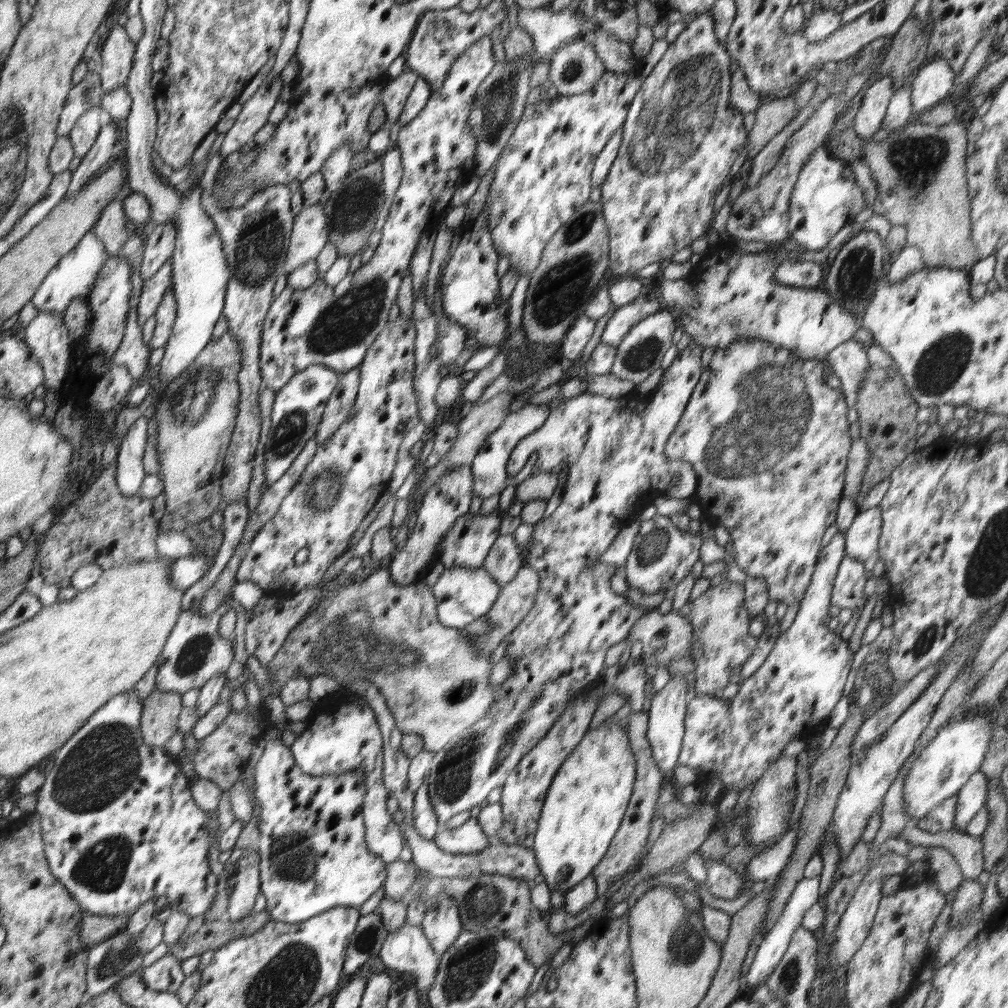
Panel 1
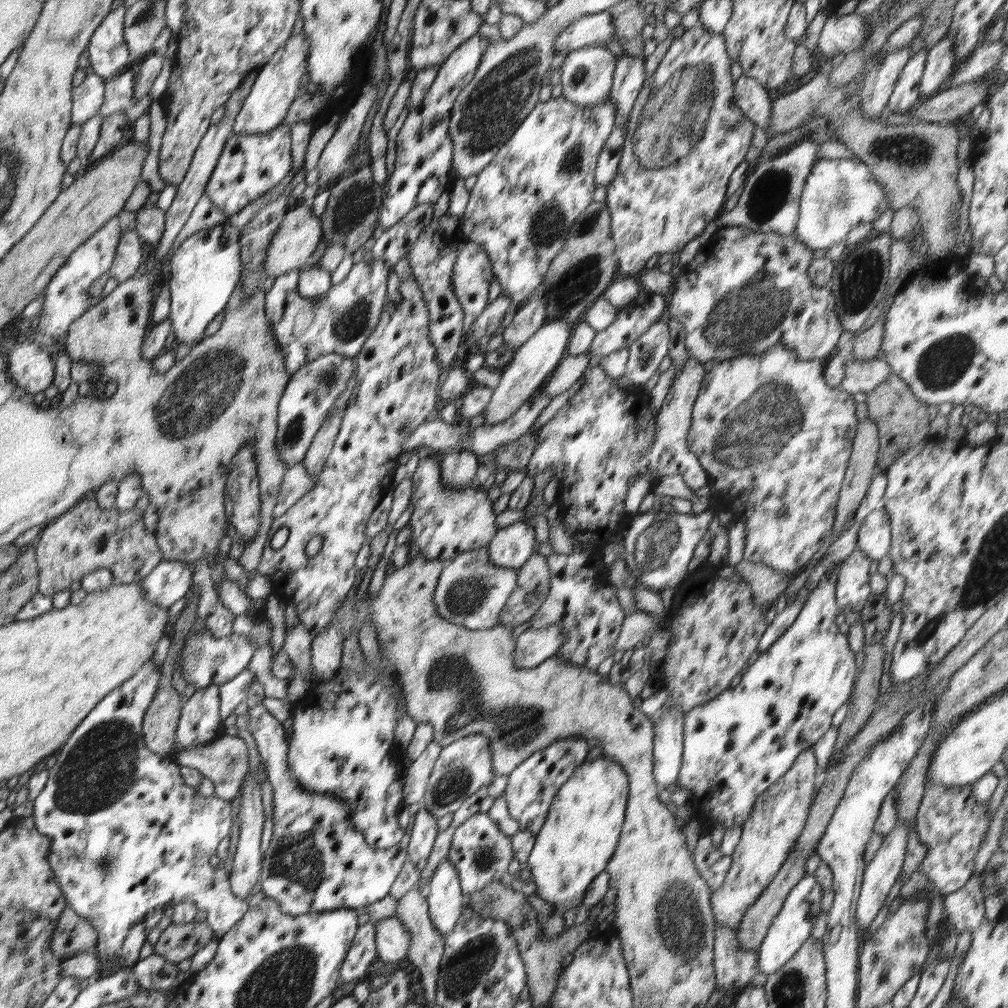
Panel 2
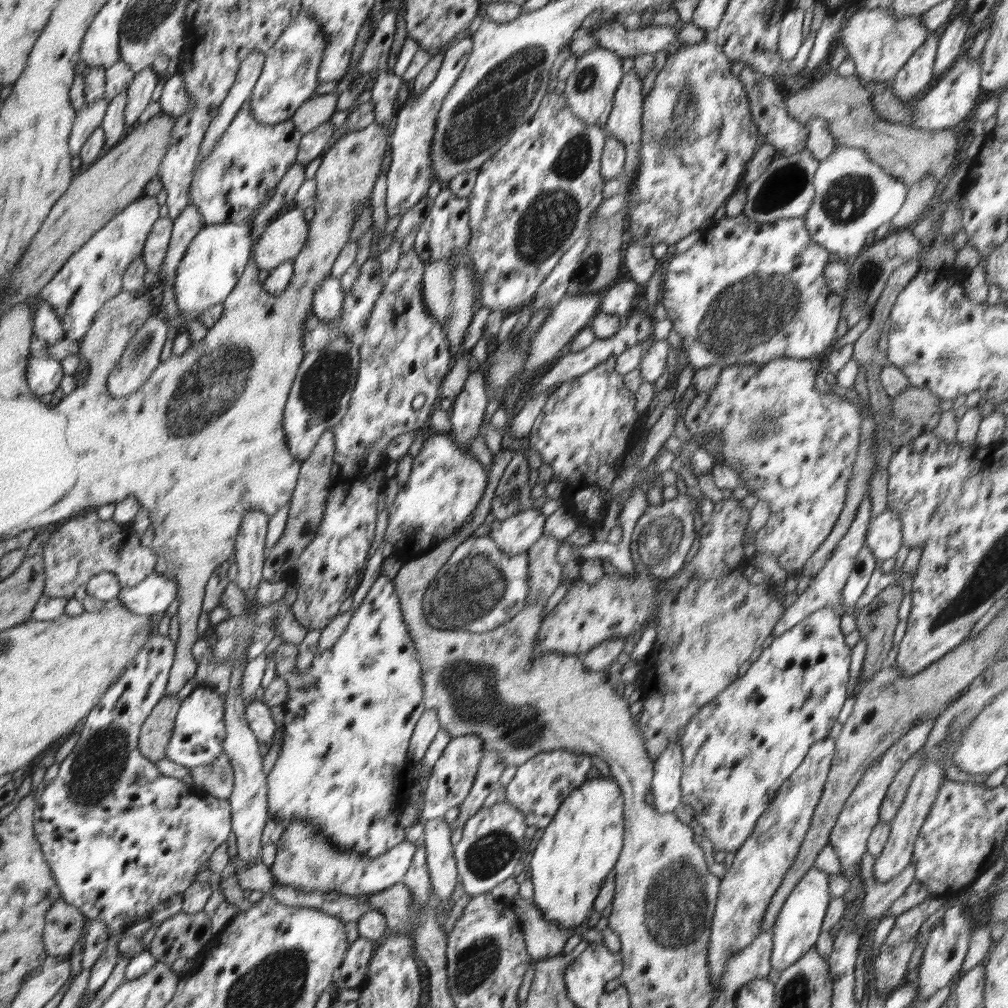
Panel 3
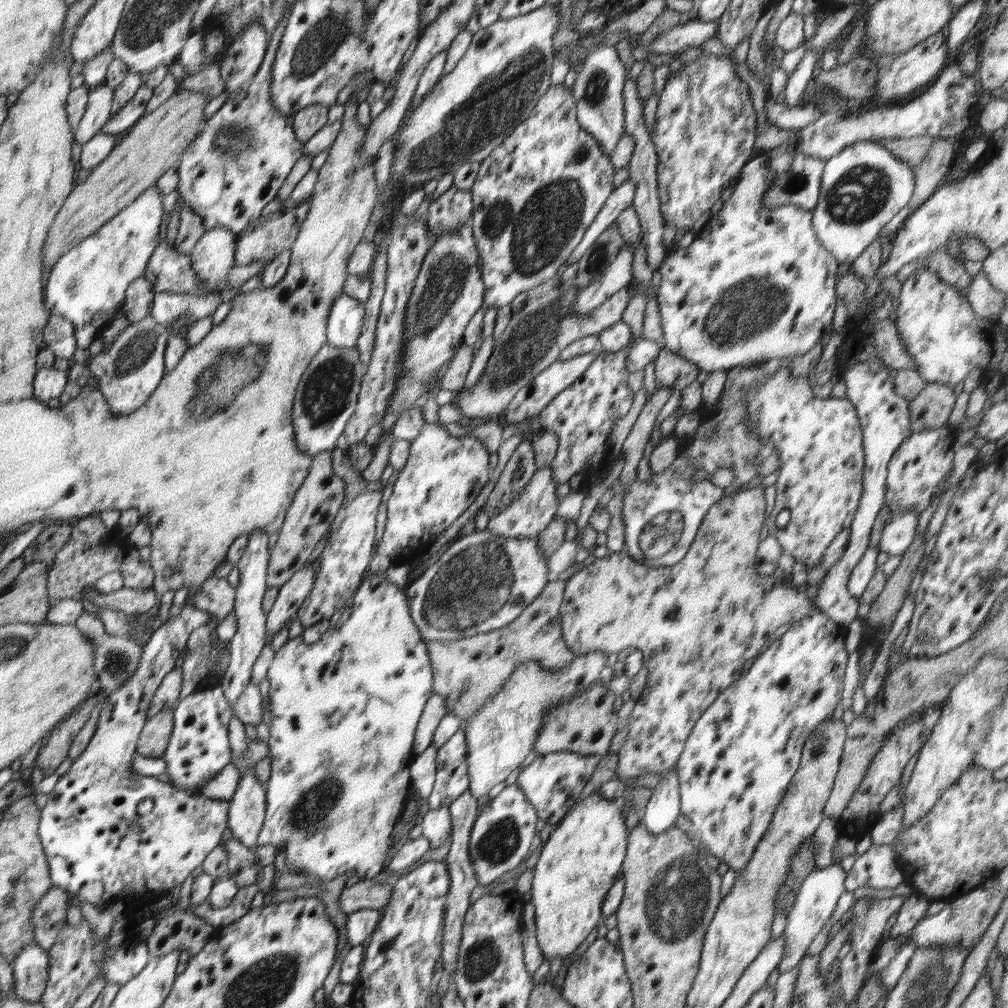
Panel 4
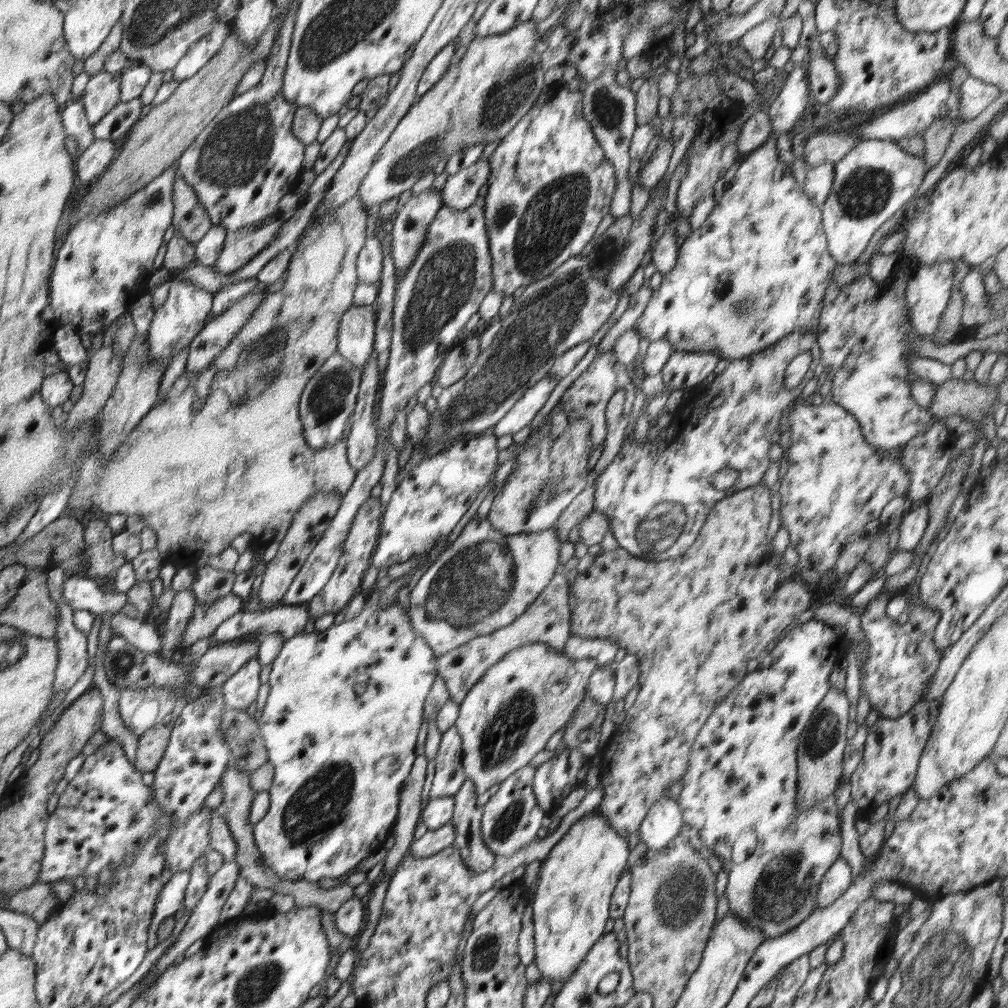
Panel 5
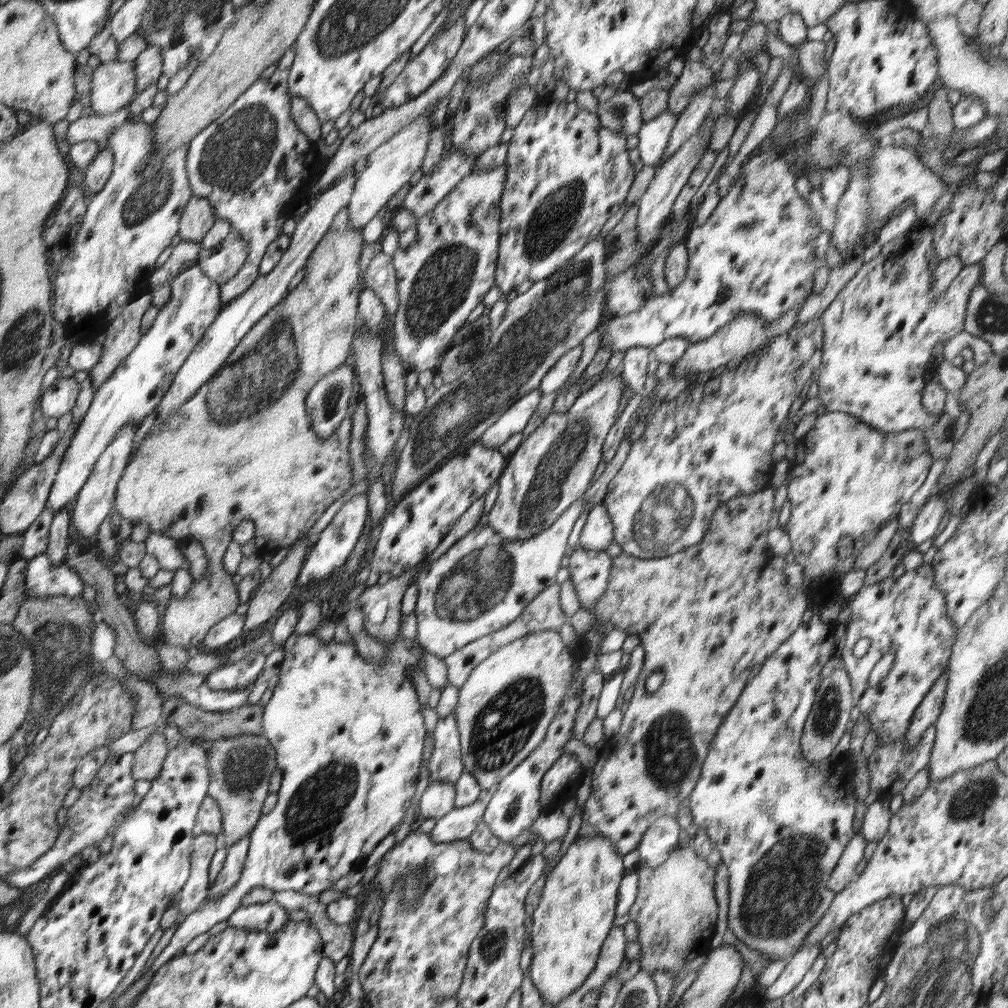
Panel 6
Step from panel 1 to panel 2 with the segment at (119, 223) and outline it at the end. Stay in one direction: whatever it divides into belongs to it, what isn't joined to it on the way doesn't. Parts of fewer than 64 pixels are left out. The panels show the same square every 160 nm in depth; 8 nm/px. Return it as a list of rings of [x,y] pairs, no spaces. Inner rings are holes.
[[[128,229],[120,237],[109,273],[119,282],[126,282],[135,276],[140,264],[142,264],[140,236],[135,229]]]

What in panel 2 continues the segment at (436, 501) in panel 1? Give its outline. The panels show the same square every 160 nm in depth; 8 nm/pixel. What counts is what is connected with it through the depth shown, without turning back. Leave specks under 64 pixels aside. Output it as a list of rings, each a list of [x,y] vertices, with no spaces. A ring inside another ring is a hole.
[[[469,450],[449,452],[441,460],[441,483],[447,488],[465,488],[472,483],[481,456]]]

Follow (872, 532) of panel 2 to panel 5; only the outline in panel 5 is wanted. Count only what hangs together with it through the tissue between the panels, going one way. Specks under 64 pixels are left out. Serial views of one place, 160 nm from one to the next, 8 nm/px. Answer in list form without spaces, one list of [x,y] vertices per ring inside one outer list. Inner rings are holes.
[[[926,503],[917,504],[910,513],[903,516],[899,525],[899,538],[896,551],[912,551],[919,543],[928,524],[929,508]]]

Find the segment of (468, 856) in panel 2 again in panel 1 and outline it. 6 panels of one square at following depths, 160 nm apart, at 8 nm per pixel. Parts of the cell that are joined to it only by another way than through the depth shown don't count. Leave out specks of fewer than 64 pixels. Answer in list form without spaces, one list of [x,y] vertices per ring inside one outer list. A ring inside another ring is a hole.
[[[470,817],[459,828],[440,829],[438,834],[433,836],[433,841],[444,852],[471,855],[472,853],[481,853],[489,847],[487,837],[478,823],[478,818]]]

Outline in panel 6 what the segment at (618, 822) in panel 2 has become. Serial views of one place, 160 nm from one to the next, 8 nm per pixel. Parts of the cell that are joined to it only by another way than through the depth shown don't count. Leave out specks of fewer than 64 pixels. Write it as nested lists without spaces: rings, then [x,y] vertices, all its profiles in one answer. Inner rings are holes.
[[[600,836],[576,838],[566,850],[566,854],[547,875],[542,899],[531,915],[533,920],[530,940],[532,960],[529,976],[546,1004],[554,1006],[561,1003],[566,996],[570,996],[577,988],[580,988],[592,972],[602,943],[609,930],[612,930],[612,922],[617,917],[615,908],[618,890],[625,870],[622,858],[623,856],[616,852],[612,841],[608,838],[600,838]]]

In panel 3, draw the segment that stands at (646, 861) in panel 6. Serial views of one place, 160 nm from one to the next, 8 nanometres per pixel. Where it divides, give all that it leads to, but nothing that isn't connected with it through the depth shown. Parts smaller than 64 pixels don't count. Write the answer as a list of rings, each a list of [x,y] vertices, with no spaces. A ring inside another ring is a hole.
[[[679,742],[668,743],[662,756],[653,764],[652,808],[656,808],[658,814],[670,814],[681,804],[682,750]]]

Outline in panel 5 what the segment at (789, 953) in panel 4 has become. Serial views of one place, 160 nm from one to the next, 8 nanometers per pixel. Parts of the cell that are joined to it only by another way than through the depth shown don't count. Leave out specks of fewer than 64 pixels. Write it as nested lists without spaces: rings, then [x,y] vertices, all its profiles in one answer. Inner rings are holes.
[[[838,857],[822,877],[818,886],[816,910],[832,905],[850,887],[854,877],[845,858]]]

